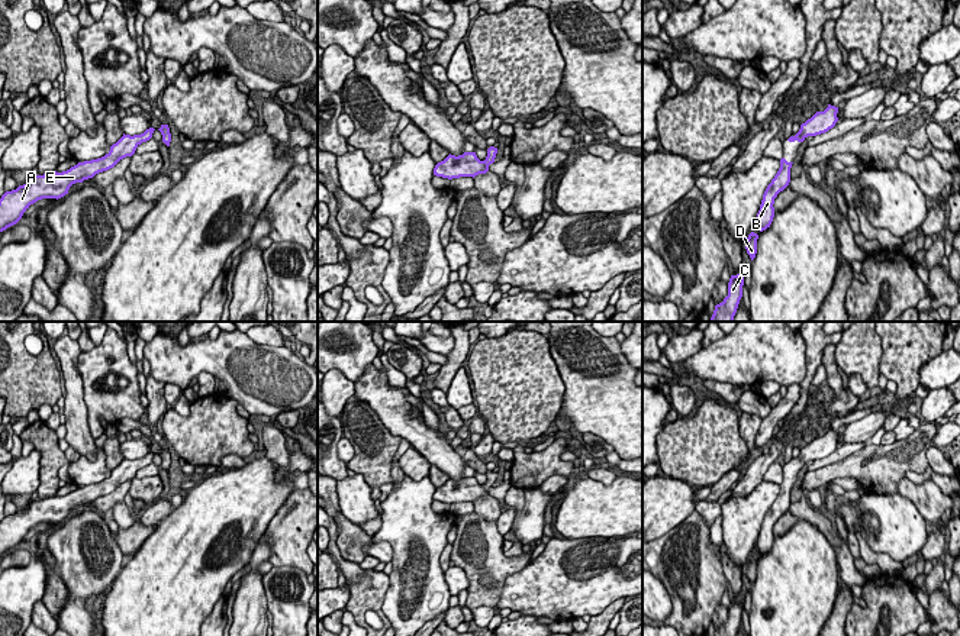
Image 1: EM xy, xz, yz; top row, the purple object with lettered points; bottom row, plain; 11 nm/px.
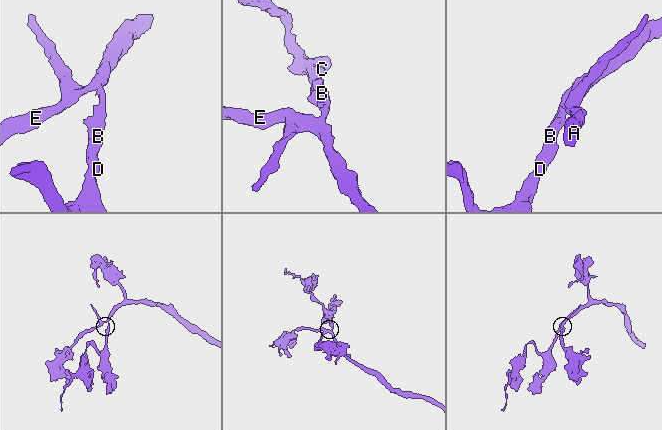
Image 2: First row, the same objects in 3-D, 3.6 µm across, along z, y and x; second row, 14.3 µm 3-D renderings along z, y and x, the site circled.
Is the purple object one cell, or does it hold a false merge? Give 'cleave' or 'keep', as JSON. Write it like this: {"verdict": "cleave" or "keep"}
{"verdict": "keep"}

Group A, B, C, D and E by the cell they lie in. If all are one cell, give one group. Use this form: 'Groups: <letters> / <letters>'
Groups: A B C D E

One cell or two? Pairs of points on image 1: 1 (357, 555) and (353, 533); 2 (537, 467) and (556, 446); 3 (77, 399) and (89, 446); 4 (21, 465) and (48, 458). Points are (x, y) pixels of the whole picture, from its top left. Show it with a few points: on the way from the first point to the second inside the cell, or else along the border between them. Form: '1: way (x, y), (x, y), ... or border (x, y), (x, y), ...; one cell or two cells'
1: way (353, 549), (353, 539); one cell
2: way (541, 462), (553, 451); one cell
3: way (77, 410), (79, 435); one cell
4: border (35, 448), (39, 454), (39, 486), (36, 491); two cells

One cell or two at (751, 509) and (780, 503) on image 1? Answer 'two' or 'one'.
two

